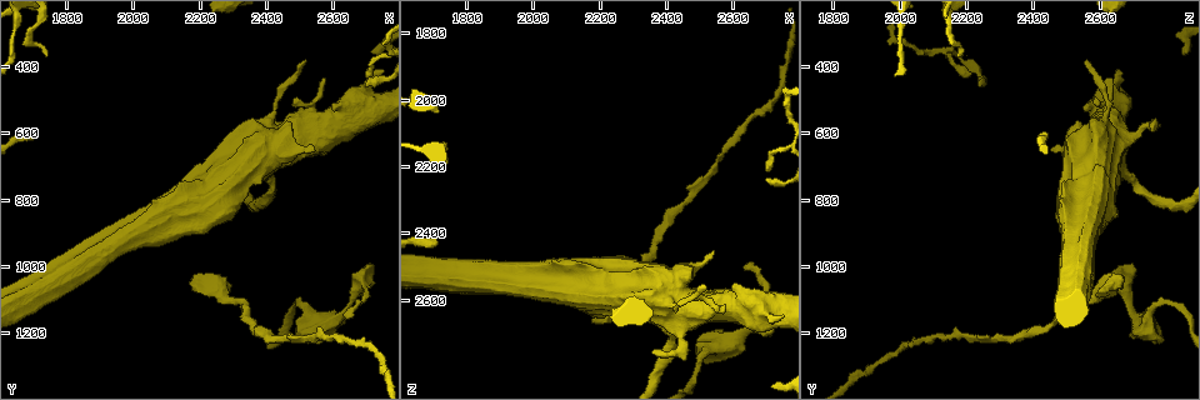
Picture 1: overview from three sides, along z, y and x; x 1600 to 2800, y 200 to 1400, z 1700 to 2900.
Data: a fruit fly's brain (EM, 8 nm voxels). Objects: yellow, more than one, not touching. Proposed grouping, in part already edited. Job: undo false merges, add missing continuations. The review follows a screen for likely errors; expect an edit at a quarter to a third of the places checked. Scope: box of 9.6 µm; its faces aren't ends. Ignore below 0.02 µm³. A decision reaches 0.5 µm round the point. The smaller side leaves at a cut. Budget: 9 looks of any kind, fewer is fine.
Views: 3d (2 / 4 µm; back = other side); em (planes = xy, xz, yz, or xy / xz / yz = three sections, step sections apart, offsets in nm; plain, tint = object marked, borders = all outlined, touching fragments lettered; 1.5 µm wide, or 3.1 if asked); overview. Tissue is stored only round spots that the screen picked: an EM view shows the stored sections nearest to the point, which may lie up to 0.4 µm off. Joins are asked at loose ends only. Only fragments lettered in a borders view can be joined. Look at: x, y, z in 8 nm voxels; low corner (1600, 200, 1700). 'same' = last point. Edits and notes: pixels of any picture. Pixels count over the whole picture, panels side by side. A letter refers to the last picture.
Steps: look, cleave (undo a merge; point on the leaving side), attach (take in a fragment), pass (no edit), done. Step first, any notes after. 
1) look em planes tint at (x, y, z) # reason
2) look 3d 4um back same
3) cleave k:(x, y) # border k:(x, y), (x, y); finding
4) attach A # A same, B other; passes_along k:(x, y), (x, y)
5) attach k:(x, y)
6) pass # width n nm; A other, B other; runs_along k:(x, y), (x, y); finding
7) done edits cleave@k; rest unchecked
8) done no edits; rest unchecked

look 3d 2um at (1740, 370, 2170) # an open end

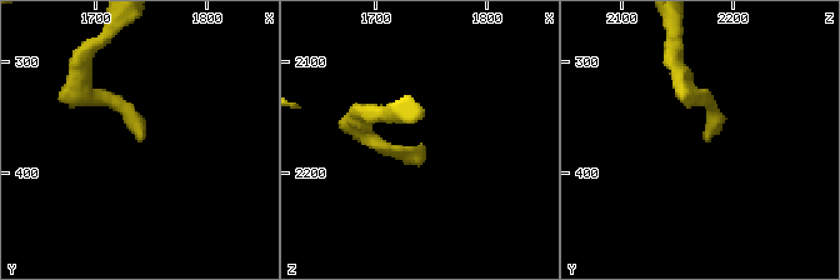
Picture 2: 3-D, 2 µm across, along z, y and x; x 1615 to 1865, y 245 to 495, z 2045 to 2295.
look em planes borders at (1742, 370, 2176) # shape alone is not enough

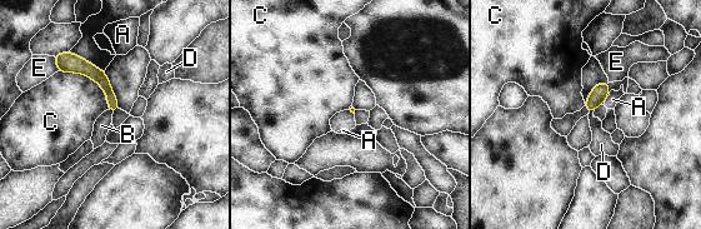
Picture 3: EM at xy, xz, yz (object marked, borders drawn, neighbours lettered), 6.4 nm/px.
pass # A other, B other, C other, D other, E other; runs_along 3:(59, 61), (93, 71), (115, 105); none of them fits

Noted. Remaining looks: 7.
look em xz step 8 tint at (2720, 1000, 2680) # free end

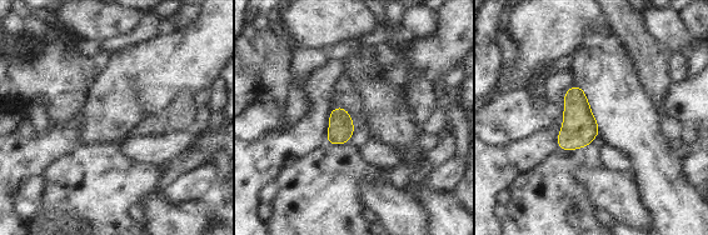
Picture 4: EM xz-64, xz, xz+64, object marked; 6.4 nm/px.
look em planes borders same # another direction

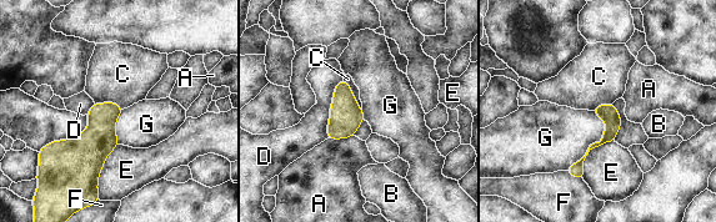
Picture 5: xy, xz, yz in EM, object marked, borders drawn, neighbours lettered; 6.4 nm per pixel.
pass # longest_contact G 420 nm; A other, B other, C other, D other, E other, F other, G other; runs_along 5:(610, 107), (610, 132), (582, 159), (580, 175); no lettered fragment goes on from it

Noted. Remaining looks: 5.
look 3d 4um at (2490, 500, 2590) # free end

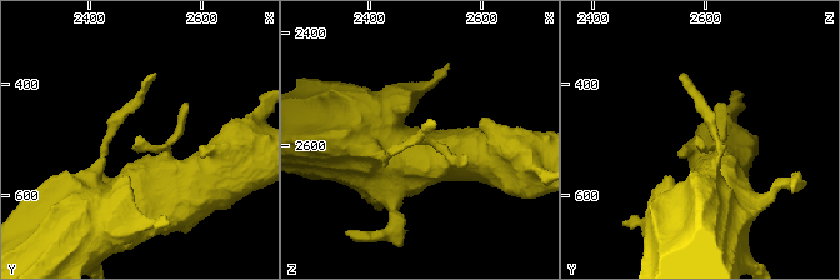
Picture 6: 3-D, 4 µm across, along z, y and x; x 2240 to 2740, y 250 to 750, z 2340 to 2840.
look em planes borders at (2485, 495, 2585)

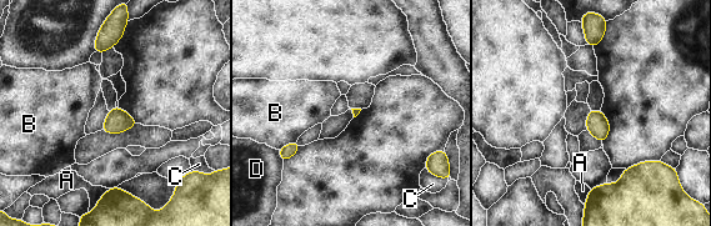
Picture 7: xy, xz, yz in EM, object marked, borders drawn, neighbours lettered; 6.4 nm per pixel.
pass # A other, B other, C other, D other; border 7:(296, 140), (279, 150); none of them fits

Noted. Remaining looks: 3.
look 3d 4um at (2180, 1030, 2670) # thick end

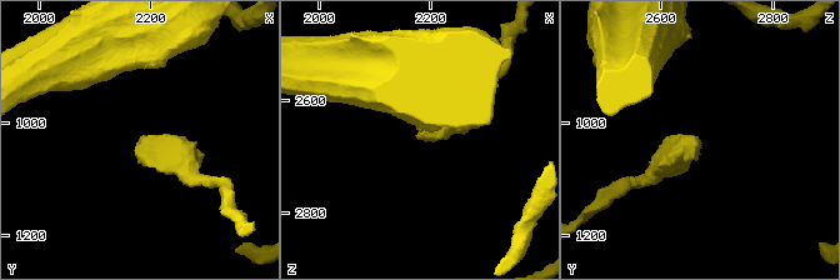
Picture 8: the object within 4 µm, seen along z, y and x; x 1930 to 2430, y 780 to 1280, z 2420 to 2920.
look em planes tint at (2170, 1040, 2660) # shape alone is not enough

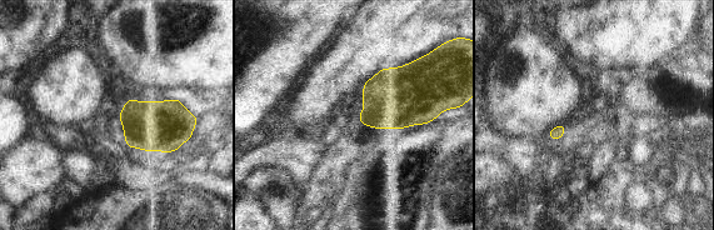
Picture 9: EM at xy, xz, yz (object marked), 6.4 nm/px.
look em planes borders same # what lies round it

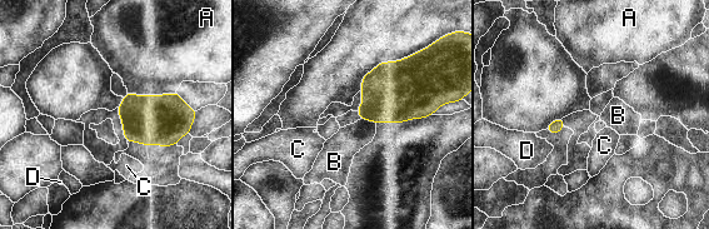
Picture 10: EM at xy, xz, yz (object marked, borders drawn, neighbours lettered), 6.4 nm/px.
attach B # A other, B same, C other, D other; passes_along 10:(395, 91), (368, 119), (341, 147); the neuron continues

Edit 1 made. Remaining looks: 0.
done edits attach@10; rest unchecked

